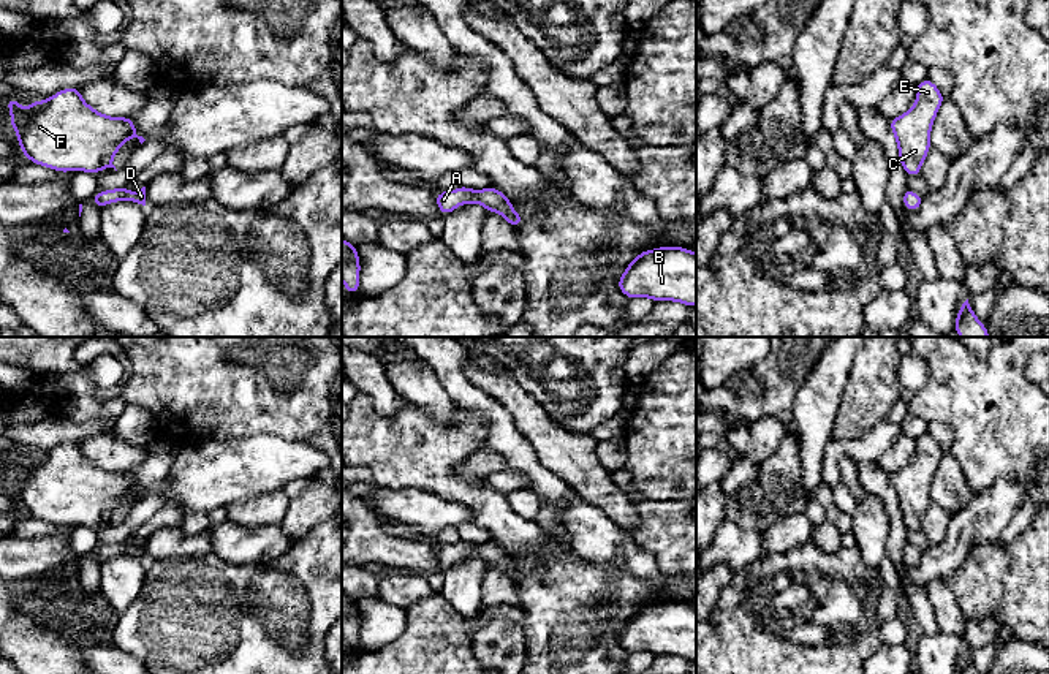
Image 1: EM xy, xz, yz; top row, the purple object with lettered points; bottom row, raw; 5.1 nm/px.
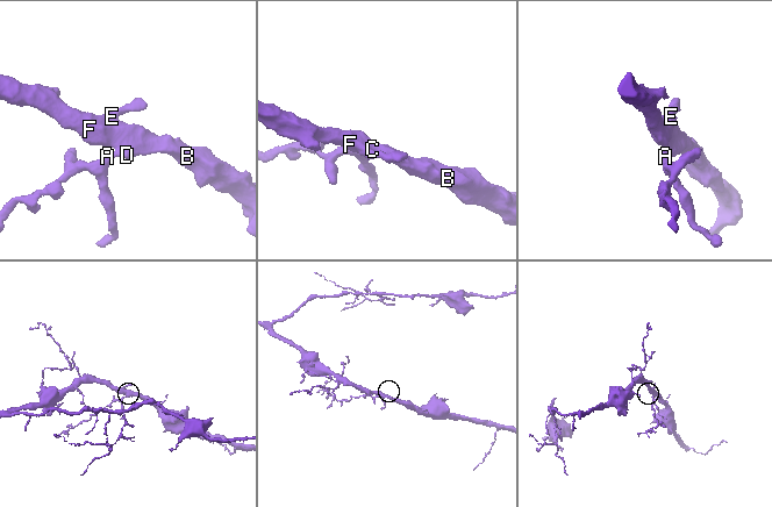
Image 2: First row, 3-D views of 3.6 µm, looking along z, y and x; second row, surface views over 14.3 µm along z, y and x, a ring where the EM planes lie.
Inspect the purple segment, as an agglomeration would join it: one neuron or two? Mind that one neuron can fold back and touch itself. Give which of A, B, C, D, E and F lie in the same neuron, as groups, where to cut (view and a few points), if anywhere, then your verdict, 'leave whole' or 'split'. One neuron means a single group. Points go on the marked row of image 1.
groups A B C D E F; cut none; leave whole

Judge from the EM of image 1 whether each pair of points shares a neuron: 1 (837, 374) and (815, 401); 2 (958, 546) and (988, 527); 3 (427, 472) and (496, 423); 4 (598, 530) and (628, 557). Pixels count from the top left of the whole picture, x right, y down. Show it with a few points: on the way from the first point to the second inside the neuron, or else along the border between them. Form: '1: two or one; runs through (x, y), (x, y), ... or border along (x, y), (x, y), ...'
1: one; runs through (831, 380), (821, 394)
2: one; runs through (965, 538), (980, 527)
3: two; border along (458, 408), (475, 412), (484, 420), (486, 445)
4: one; runs through (606, 538), (621, 551)

